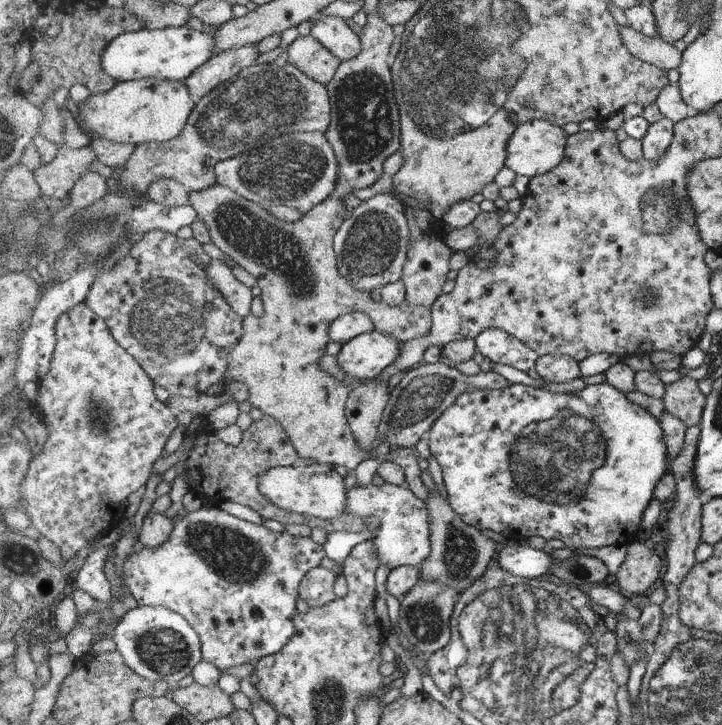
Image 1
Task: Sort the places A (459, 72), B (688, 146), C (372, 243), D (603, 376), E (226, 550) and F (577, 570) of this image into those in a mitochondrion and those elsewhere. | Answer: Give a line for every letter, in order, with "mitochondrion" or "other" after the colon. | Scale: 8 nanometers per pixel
A: mitochondrion
B: other
C: mitochondrion
D: other
E: mitochondrion
F: mitochondrion

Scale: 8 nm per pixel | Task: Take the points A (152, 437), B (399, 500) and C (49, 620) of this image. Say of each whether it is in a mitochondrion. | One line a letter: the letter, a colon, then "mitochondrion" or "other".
A: other
B: other
C: other

